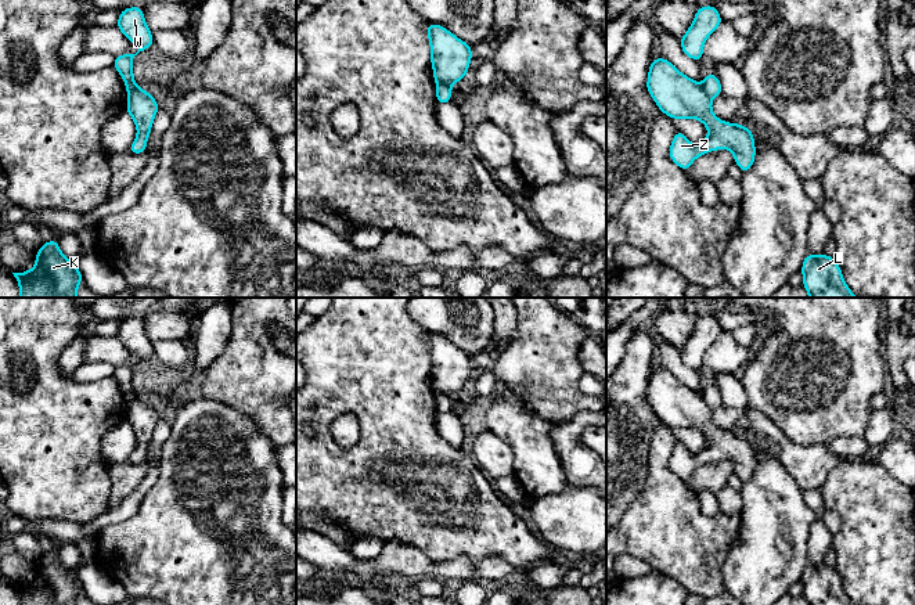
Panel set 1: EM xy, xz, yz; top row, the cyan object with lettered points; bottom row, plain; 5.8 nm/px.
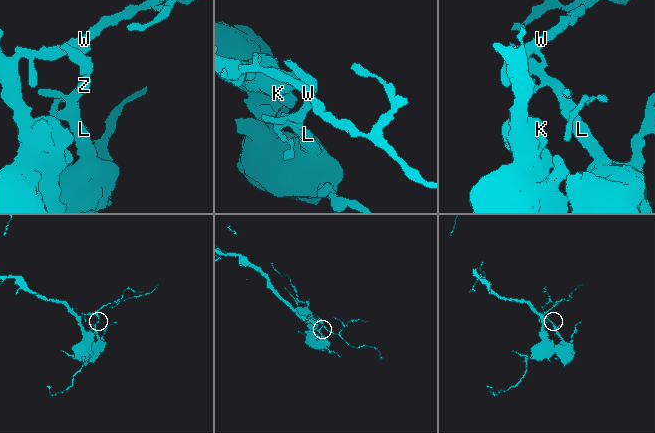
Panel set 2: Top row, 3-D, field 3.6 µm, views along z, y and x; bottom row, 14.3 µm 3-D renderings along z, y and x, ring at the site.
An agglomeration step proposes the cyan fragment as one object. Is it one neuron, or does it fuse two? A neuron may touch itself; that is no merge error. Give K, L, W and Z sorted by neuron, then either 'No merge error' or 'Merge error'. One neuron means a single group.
Groups: K W / L Z. Merge error

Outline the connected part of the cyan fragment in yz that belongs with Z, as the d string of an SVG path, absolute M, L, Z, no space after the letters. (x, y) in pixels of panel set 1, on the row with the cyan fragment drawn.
M660 57L651 61L646 90L658 108L673 120L694 118L709 130L709 136L694 145L677 129L669 156L680 169L687 172L698 156L727 148L734 154L734 163L742 173L750 170L756 156L753 133L748 126L720 120L712 111L713 98L706 94L700 83Z

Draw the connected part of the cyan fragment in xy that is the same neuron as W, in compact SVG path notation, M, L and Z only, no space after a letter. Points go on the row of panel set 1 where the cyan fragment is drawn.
M143 6L129 7L120 11L116 28L138 47L136 54L115 55L114 68L119 72L125 80L126 90L137 89L137 83L133 76L133 58L147 48L154 46L152 32L148 29L144 18Z

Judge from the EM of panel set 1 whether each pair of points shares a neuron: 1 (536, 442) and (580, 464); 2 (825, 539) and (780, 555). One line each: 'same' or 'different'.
1: different
2: different

